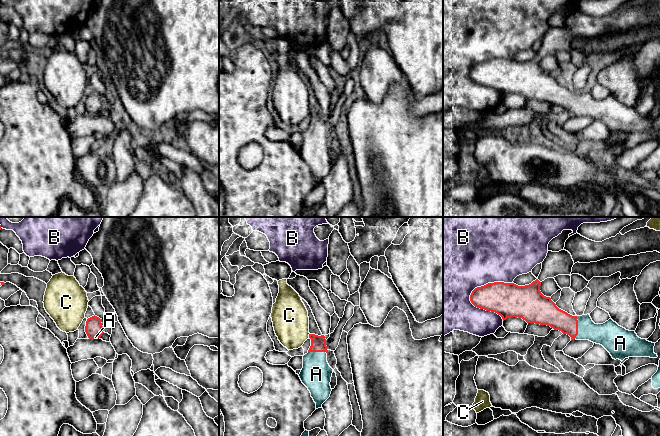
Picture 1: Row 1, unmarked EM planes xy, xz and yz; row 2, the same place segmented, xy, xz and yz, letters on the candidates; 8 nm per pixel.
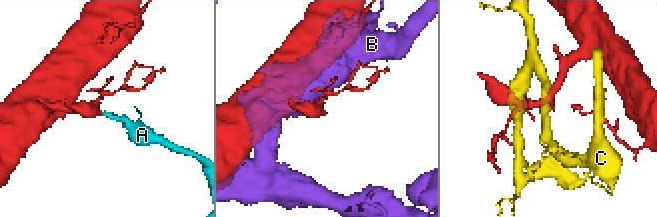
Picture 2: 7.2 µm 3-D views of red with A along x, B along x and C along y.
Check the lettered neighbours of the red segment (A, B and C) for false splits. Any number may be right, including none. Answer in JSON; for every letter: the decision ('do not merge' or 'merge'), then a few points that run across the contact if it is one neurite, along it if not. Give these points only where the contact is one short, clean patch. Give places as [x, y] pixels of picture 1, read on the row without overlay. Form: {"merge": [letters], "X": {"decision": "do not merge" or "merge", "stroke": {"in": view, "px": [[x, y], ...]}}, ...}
{"merge": ["A"], "A": {"decision": "merge", "stroke": {"in": "yz", "px": [[549, 90], [577, 103], [607, 110]]}}, "B": {"decision": "do not merge"}, "C": {"decision": "do not merge"}}

